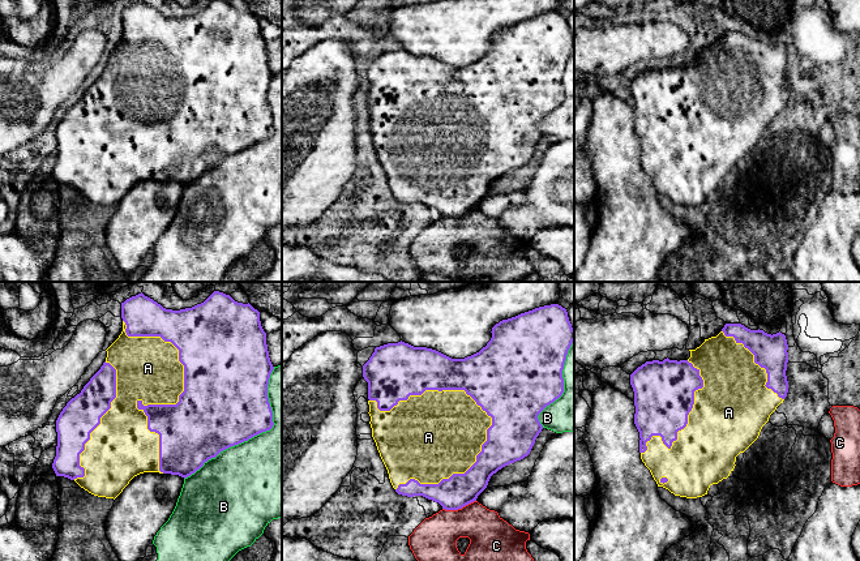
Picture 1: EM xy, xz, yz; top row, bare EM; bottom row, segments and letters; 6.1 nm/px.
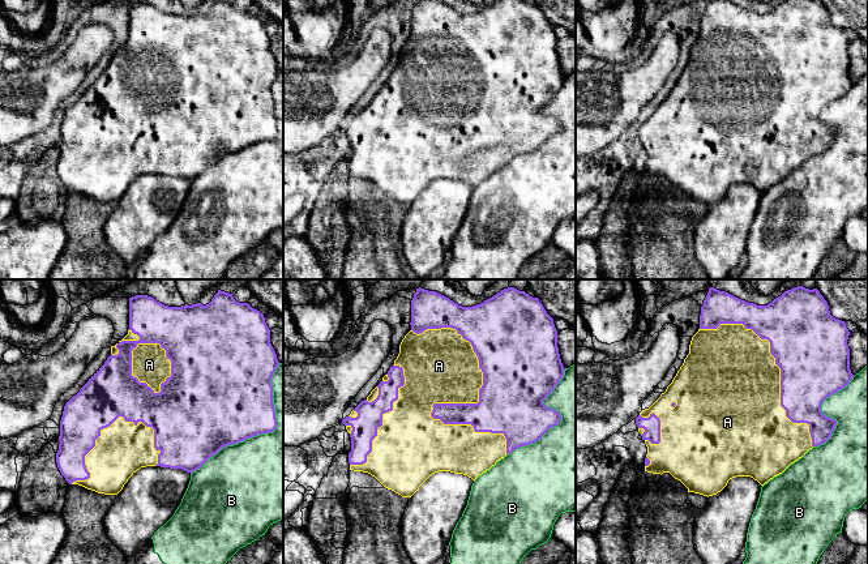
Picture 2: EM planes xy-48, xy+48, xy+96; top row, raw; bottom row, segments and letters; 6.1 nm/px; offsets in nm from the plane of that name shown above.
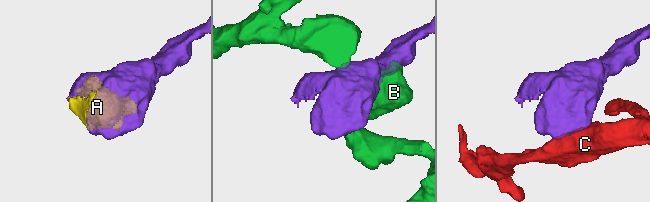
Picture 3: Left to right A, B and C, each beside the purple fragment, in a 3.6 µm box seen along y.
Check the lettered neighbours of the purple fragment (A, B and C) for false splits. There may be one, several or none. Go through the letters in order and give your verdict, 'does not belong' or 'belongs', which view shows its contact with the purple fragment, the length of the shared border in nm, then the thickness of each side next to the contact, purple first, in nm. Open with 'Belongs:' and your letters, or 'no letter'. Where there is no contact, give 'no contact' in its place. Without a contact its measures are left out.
Belongs: A
A: belongs | xz | 800 nm | 340/480 nm
B: does not belong | xy | 900 nm | 480/480 nm
C: does not belong | xz | 220 nm | 200/280 nm

